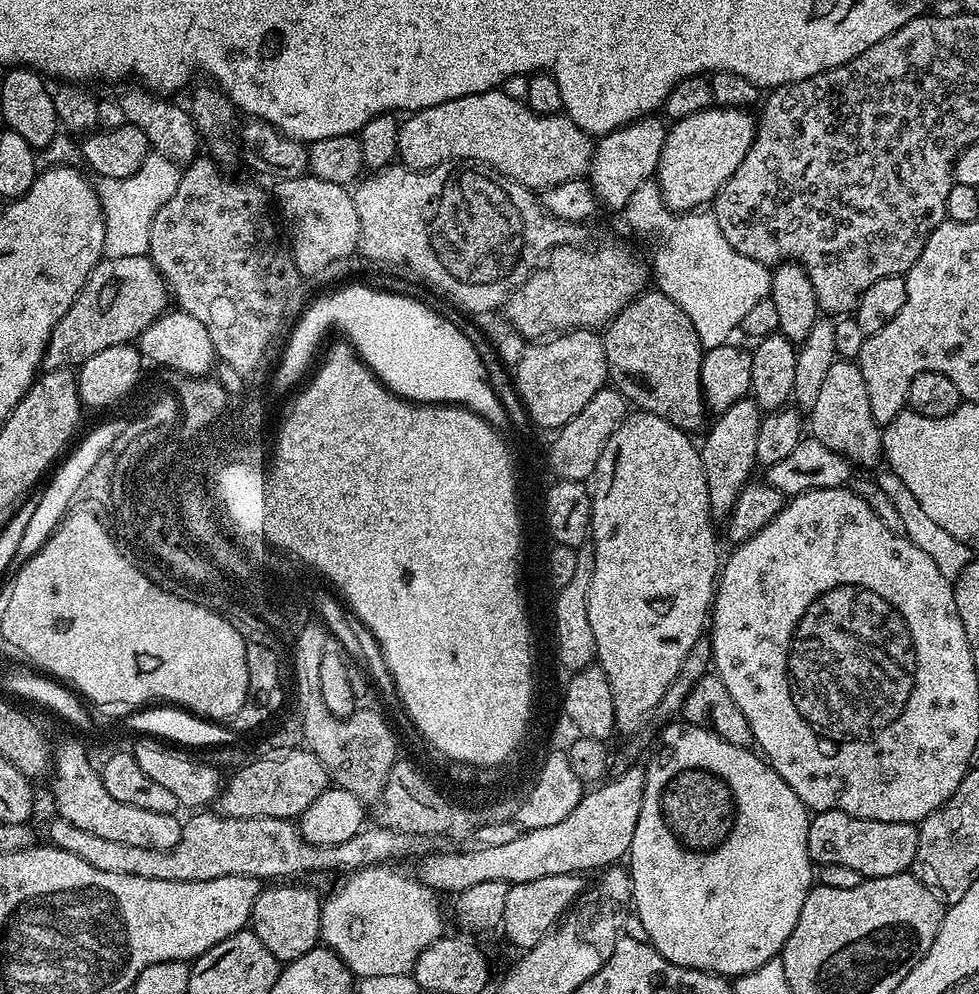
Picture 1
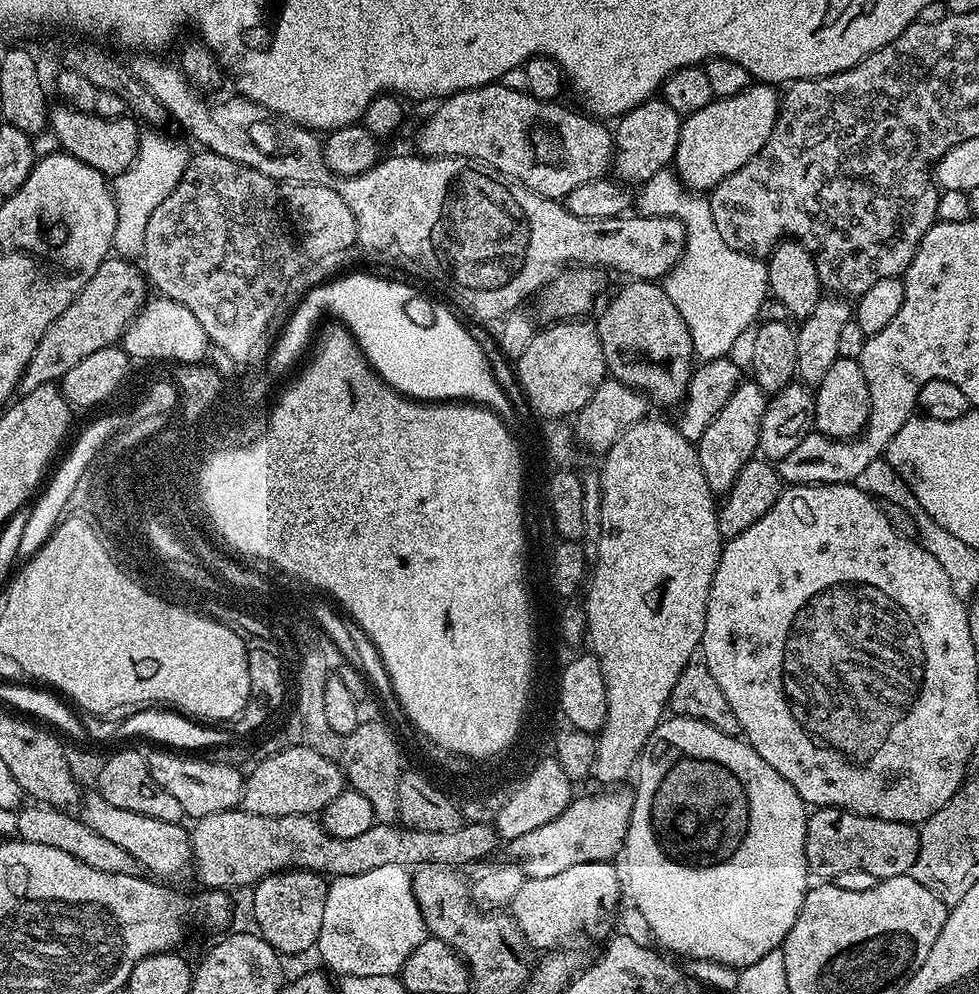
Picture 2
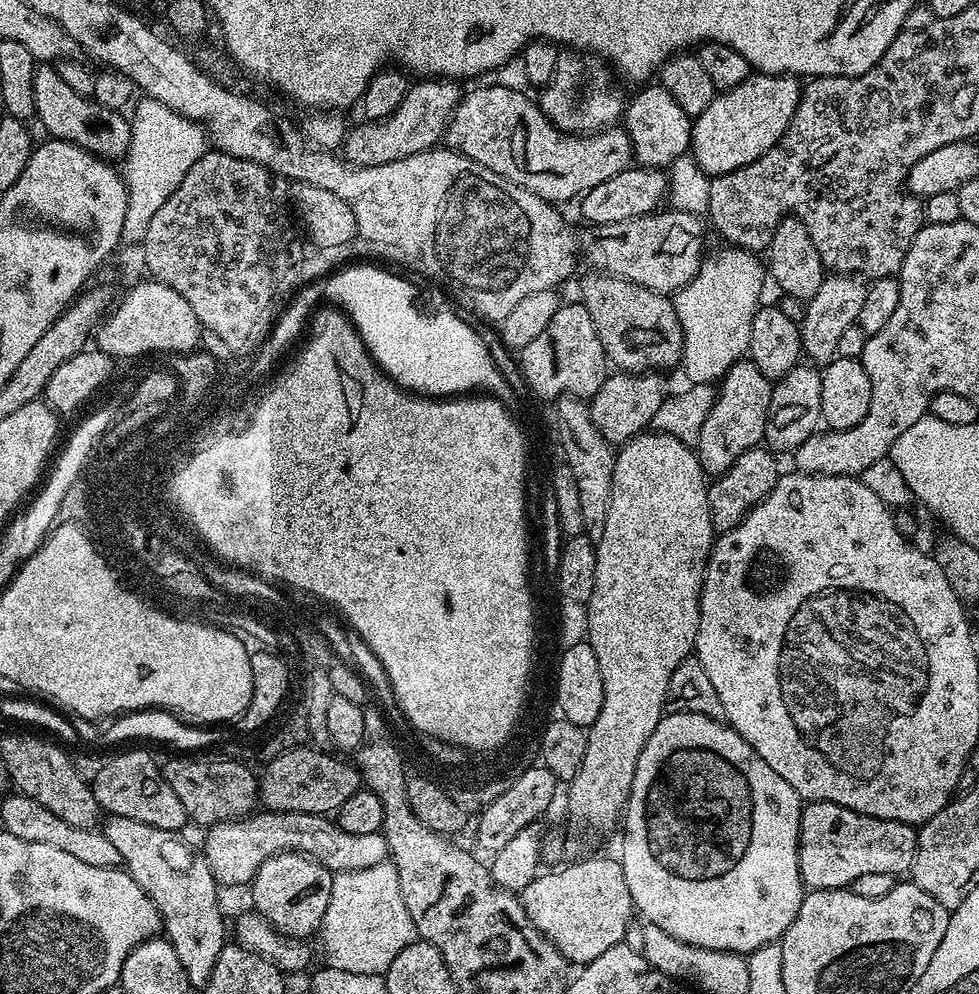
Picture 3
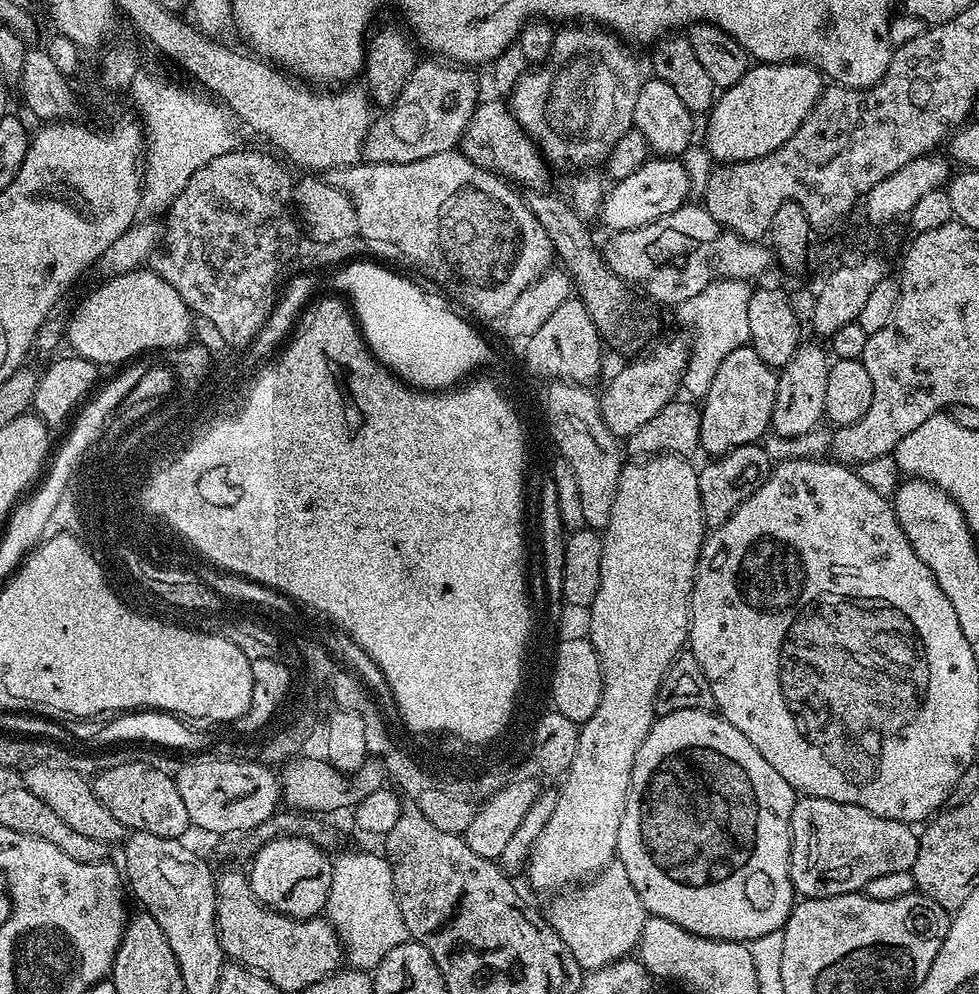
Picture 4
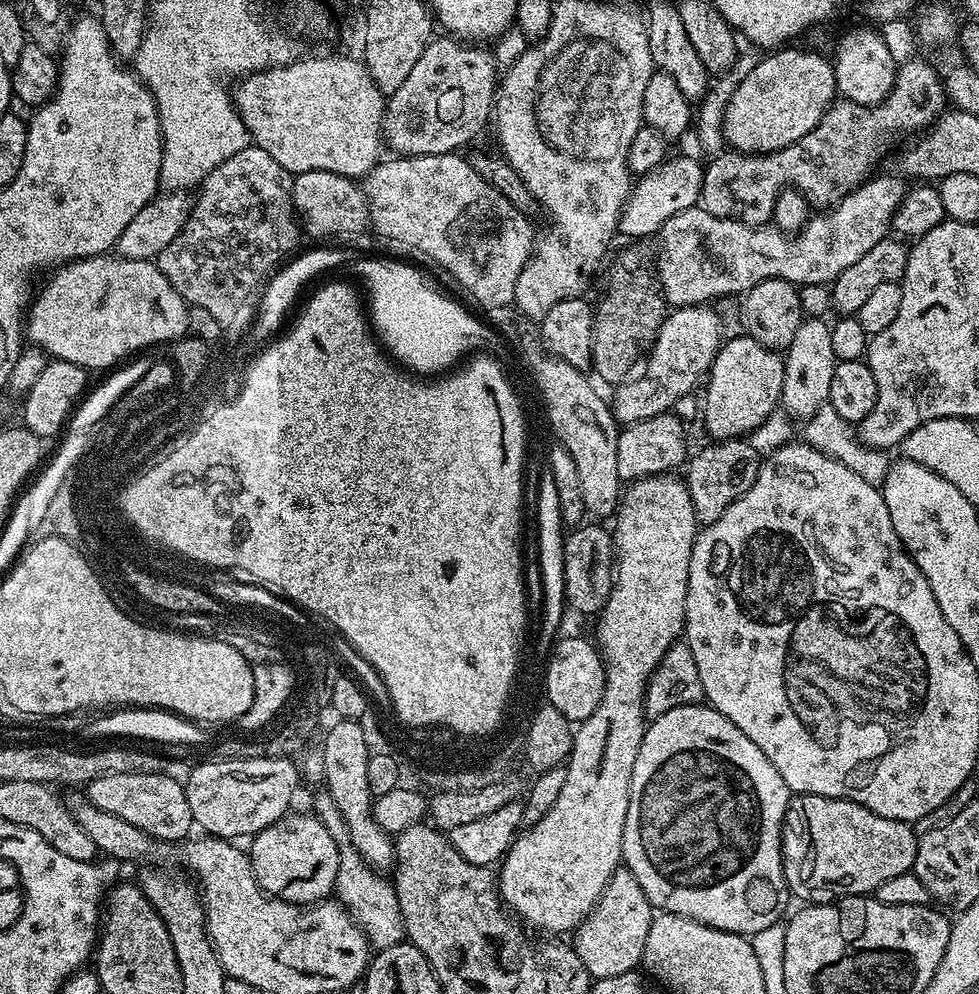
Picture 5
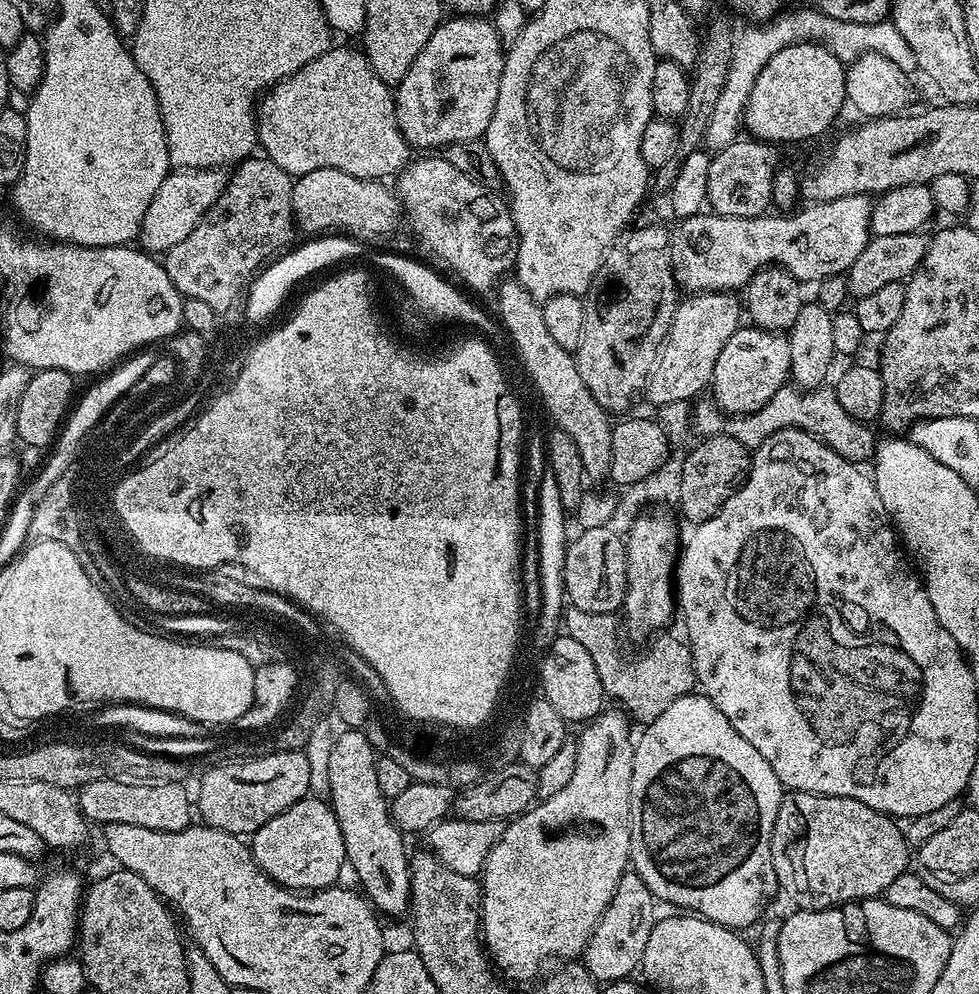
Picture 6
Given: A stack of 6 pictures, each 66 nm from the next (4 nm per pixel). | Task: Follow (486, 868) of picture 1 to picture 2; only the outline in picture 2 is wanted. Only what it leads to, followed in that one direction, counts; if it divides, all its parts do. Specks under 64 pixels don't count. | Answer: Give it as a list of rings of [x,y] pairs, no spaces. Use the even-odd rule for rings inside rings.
[[[628,786],[600,790],[604,792],[597,796],[577,795],[558,818],[546,822],[546,826],[538,826],[538,830],[530,830],[530,834],[511,840],[511,859],[524,869],[529,880],[551,878],[553,874],[562,874],[562,870],[570,870],[570,866],[582,862],[615,861],[621,855],[634,806],[633,789],[624,787]]]

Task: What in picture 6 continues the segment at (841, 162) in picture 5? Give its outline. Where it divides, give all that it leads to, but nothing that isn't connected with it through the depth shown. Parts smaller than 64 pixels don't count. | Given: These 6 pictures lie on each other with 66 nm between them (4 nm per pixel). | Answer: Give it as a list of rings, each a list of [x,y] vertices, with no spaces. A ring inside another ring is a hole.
[[[737,138],[710,159],[710,175],[706,182],[707,207],[715,215],[734,218],[763,216],[772,204],[772,183],[778,167],[777,149],[771,143],[755,138],[744,139]]]

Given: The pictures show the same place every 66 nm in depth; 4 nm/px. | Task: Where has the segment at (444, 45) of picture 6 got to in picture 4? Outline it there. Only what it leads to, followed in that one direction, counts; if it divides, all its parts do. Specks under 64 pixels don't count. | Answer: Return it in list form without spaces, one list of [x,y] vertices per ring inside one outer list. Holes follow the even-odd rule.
[[[440,58],[421,59],[417,63],[414,74],[406,82],[406,90],[398,94],[398,102],[383,109],[373,119],[364,139],[363,159],[370,164],[401,164],[402,162],[418,162],[422,158],[430,158],[434,154],[453,151],[464,137],[470,118],[477,104],[482,99],[480,88],[476,85],[476,76],[471,67],[461,66],[455,62],[445,62]]]

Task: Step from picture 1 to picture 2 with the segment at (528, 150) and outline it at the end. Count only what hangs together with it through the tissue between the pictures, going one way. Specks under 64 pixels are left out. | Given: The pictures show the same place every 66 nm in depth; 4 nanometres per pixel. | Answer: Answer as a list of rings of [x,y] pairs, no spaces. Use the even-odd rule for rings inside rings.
[[[502,83],[487,84],[481,88],[471,88],[465,92],[456,92],[453,96],[441,99],[440,104],[432,112],[432,117],[425,122],[420,128],[420,133],[416,136],[415,151],[421,156],[464,156],[467,160],[479,160],[481,164],[492,169],[493,172],[499,172],[501,176],[517,181],[526,185],[531,192],[537,192],[539,196],[544,196],[548,200],[563,201],[569,194],[570,190],[575,190],[577,186],[582,186],[582,182],[594,182],[609,171],[610,165],[614,160],[614,132],[607,123],[601,122],[596,118],[589,118],[587,115],[579,116],[576,112],[571,112],[568,108],[563,108],[563,103],[549,102],[547,100],[536,100],[528,92],[519,92],[510,90]]]

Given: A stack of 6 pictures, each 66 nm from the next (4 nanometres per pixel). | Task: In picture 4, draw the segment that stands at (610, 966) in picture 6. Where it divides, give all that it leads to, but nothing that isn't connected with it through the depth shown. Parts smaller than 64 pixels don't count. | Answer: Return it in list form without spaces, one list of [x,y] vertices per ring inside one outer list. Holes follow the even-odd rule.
[[[613,862],[587,882],[557,896],[560,897],[549,906],[546,919],[562,942],[570,946],[570,954],[574,954],[574,962],[578,962],[581,970],[601,968],[625,959],[631,953],[628,951],[639,945],[646,913],[634,882],[630,882],[630,874],[626,874],[626,866]]]

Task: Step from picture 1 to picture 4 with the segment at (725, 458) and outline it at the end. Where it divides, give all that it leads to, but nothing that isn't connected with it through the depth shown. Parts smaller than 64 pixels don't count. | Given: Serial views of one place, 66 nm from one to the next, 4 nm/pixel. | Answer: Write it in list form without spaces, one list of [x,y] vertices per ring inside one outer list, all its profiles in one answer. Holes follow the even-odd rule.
[[[751,346],[736,349],[723,358],[718,372],[710,384],[709,392],[703,396],[700,408],[700,448],[708,451],[709,457],[724,456],[738,446],[757,443],[771,429],[774,414],[774,398],[778,394],[778,372],[762,358],[758,358]]]

